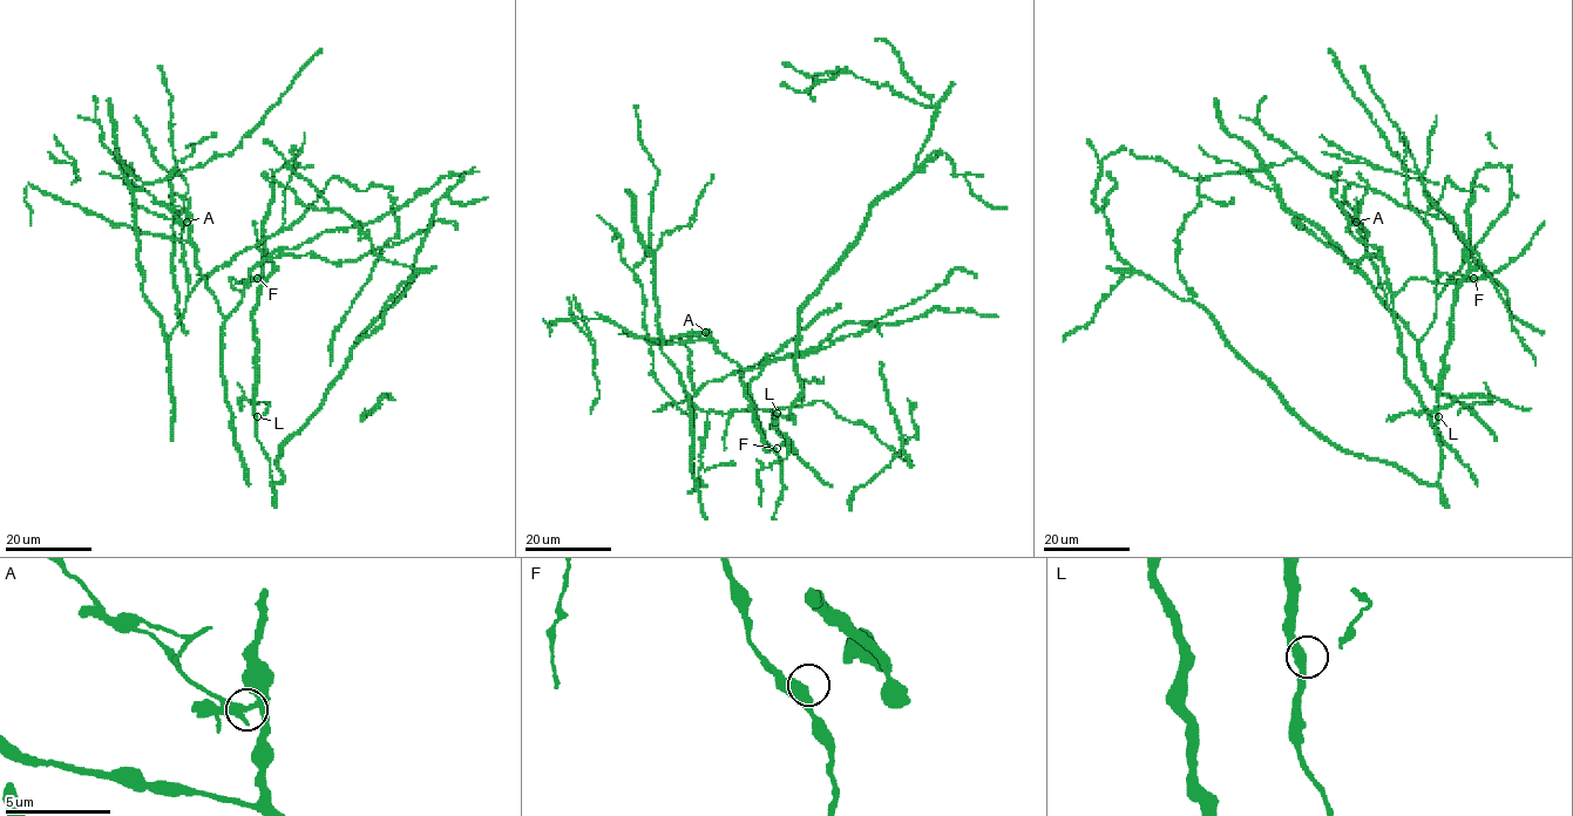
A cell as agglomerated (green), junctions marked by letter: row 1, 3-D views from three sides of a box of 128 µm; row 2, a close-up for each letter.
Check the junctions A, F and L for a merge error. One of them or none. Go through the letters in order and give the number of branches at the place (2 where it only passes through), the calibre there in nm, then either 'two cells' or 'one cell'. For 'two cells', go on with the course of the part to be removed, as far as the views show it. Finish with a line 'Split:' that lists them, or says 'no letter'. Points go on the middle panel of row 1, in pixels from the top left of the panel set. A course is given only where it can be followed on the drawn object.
A: 2 branches meet; 400 nm thick; two cells; foreign part runs (705, 332), (677, 335), (662, 342), (618, 334)
F: 2 branches meet; 500 nm thick; one cell
L: 2 branches meet; 380 nm thick; one cell
Split: A

